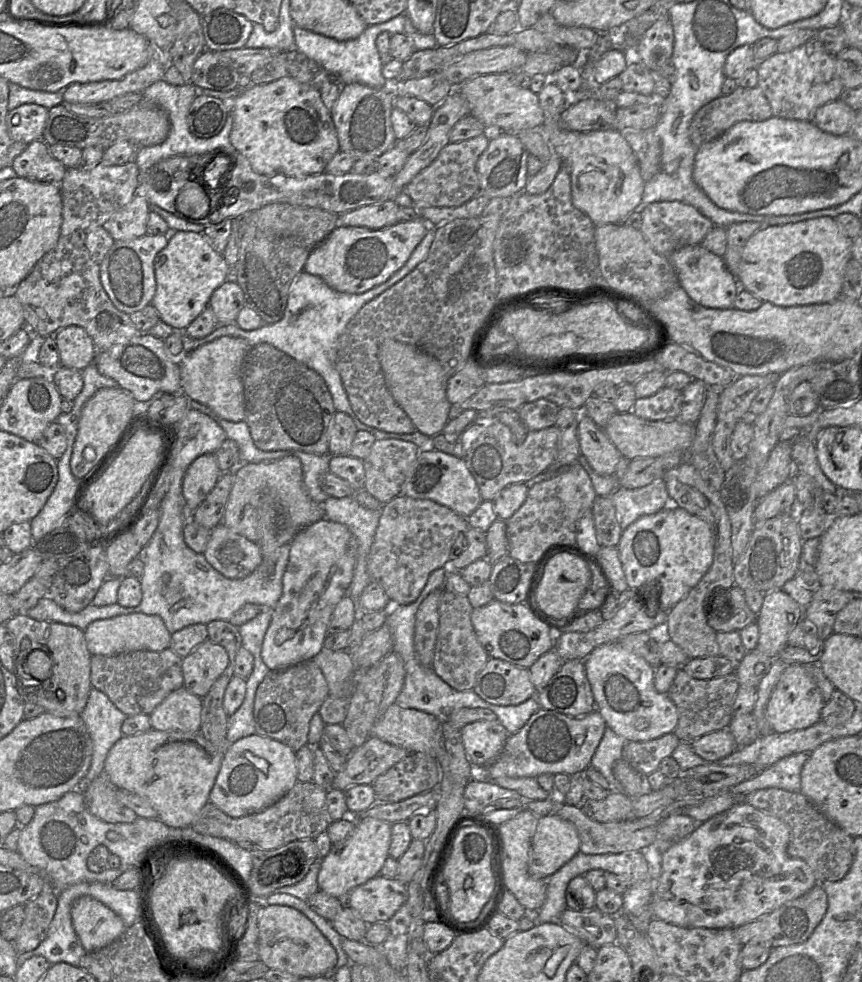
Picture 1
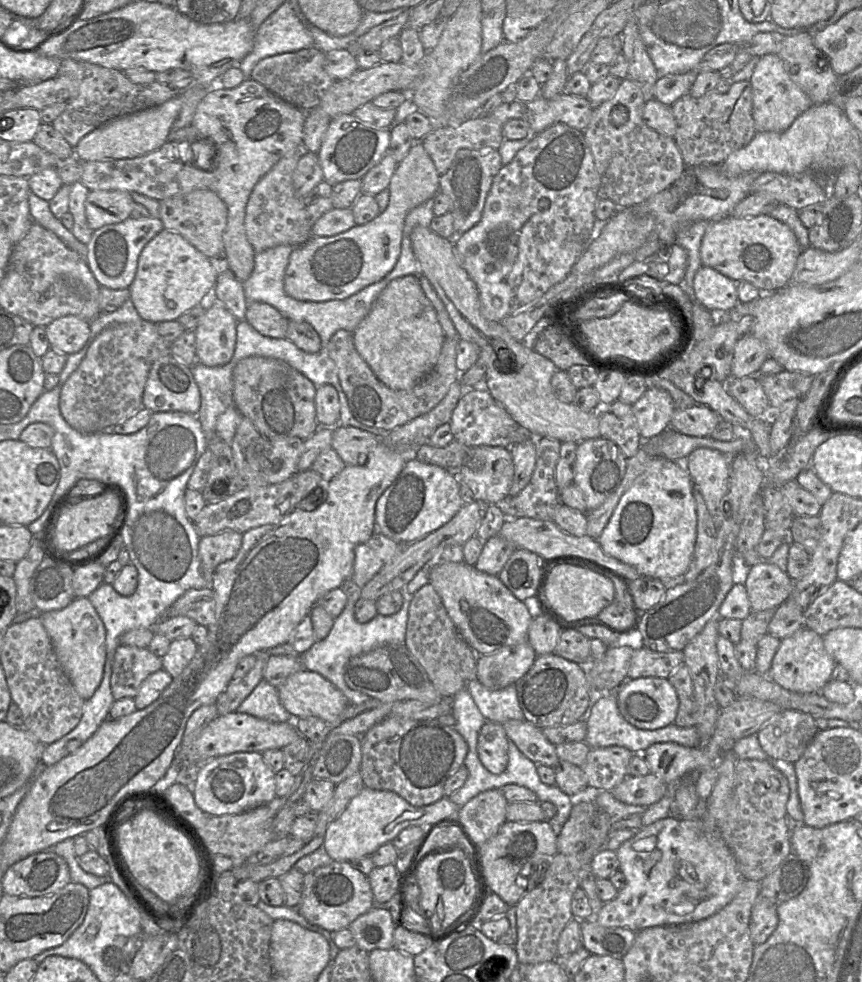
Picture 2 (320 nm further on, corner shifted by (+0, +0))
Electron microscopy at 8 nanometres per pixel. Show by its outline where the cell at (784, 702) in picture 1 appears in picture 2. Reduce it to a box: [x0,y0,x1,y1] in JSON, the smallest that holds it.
[768,627,835,693]

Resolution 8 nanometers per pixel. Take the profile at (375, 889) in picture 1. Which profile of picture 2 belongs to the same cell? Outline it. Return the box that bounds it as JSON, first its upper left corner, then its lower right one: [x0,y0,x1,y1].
[298,861,375,932]

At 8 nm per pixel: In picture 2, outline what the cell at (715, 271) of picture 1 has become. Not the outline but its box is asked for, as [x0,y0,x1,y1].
[693,266,739,313]

